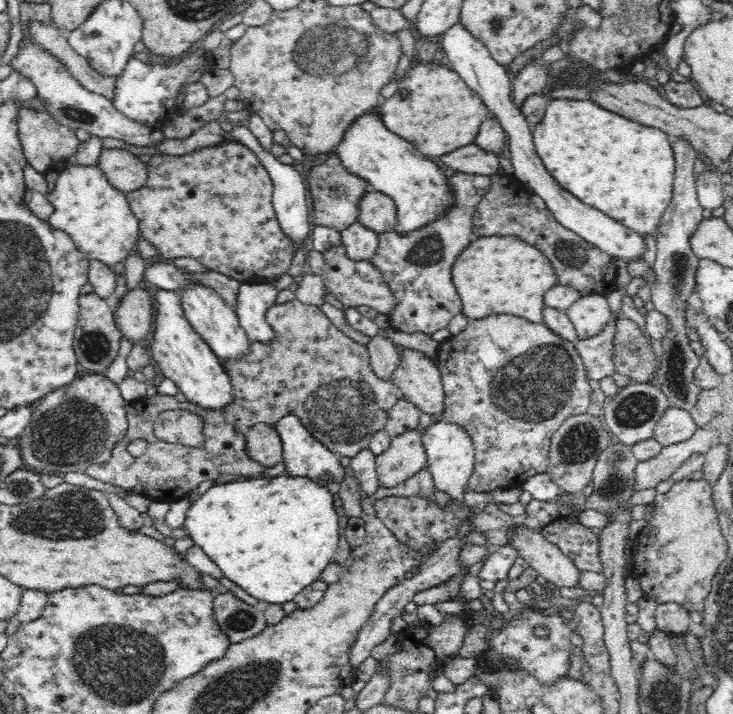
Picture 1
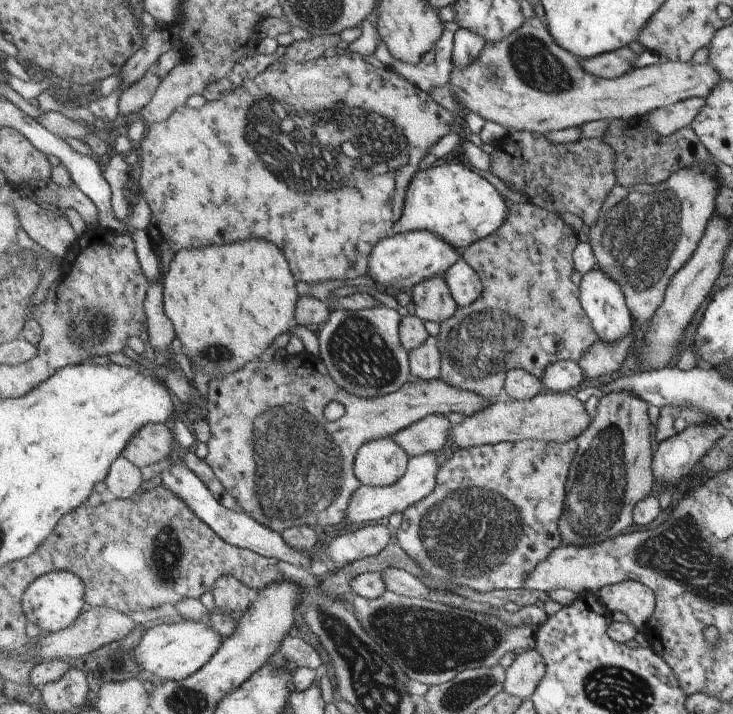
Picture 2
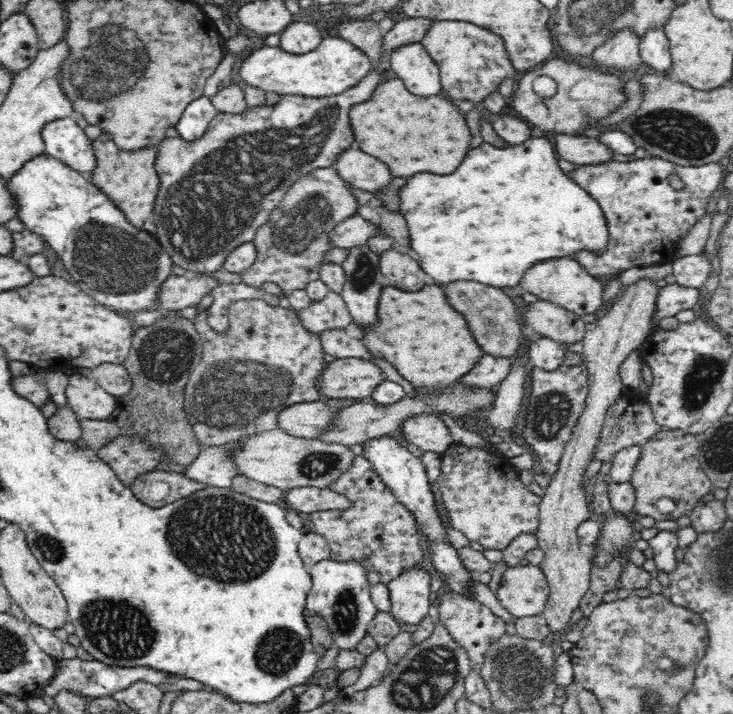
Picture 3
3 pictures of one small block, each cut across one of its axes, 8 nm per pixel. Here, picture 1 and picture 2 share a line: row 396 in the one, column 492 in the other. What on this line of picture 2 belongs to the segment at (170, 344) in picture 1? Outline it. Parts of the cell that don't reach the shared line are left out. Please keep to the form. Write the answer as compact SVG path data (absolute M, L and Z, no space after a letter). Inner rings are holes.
M459 163L430 167L419 170L411 181L404 211L395 223L394 232L402 235L411 231L428 230L463 252L463 248L470 247L499 230L510 212L509 206L509 202L489 180L469 170L467 165Z

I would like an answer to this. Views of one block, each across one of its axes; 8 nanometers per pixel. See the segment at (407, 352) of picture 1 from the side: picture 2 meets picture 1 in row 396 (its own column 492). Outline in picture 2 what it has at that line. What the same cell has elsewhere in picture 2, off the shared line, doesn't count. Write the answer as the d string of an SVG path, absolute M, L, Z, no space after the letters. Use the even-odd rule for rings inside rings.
M544 390L528 401L501 396L486 409L466 417L459 426L452 429L452 438L460 447L496 445L505 441L555 441L566 443L582 436L590 428L594 418L587 414L584 402L575 394Z

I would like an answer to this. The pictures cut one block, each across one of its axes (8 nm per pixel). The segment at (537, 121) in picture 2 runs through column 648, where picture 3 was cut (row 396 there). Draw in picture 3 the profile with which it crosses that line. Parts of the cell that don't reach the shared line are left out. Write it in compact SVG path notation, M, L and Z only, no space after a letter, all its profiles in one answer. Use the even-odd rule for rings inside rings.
M82 374L69 376L69 384L65 390L67 405L70 406L80 420L109 420L117 408L117 397L96 381Z

